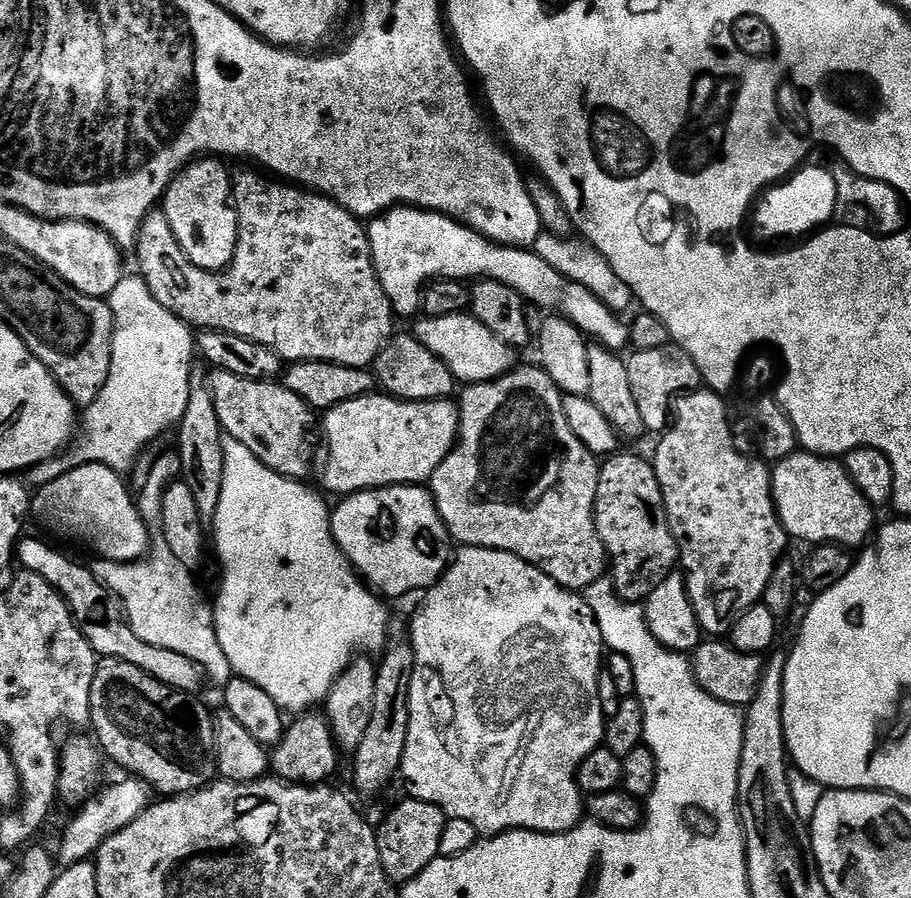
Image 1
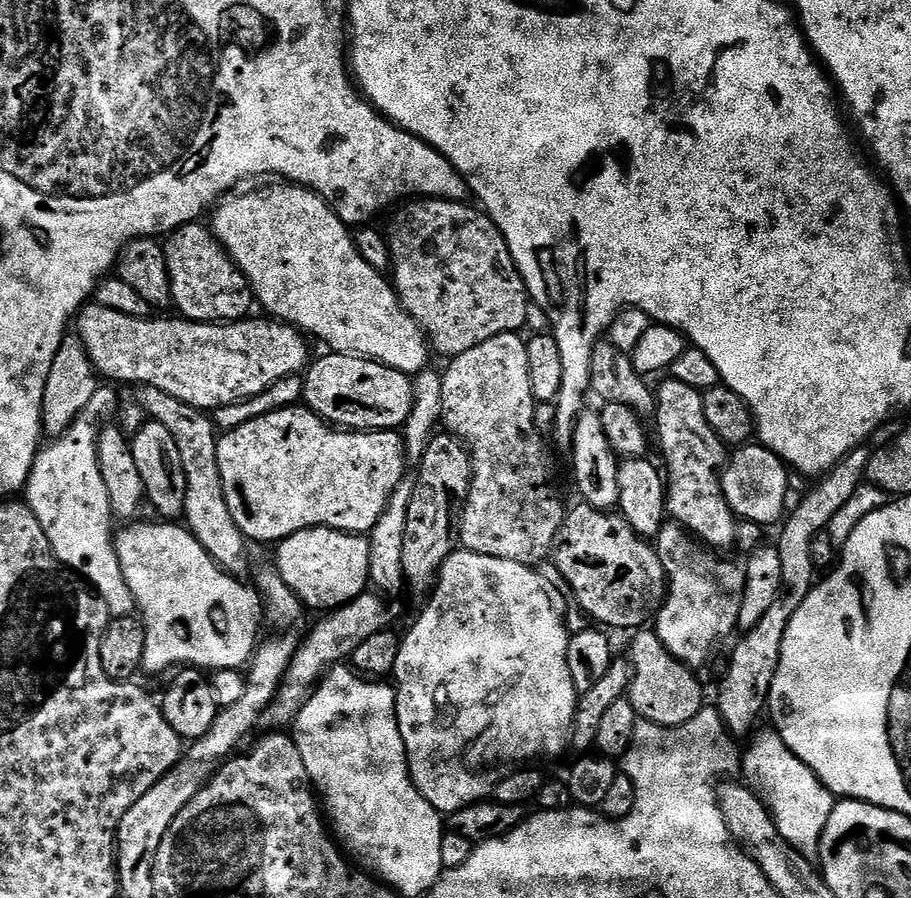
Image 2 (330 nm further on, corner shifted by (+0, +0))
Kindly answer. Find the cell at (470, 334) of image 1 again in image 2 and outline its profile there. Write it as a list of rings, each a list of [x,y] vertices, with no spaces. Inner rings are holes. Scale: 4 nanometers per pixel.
[[[272,182],[269,188],[260,188],[257,192],[244,192],[241,196],[236,195],[237,194],[229,195],[227,199],[215,209],[217,212],[213,214],[212,221],[210,221],[212,235],[220,241],[220,245],[224,248],[224,251],[228,253],[228,257],[230,257],[240,268],[240,271],[244,273],[244,276],[248,279],[248,285],[252,287],[255,303],[259,305],[259,307],[261,304],[261,306],[268,311],[265,313],[267,313],[269,317],[293,325],[299,329],[301,333],[307,334],[309,337],[317,336],[322,343],[329,344],[329,349],[331,349],[332,352],[347,352],[354,356],[365,356],[367,360],[376,360],[379,364],[385,364],[394,370],[407,372],[409,374],[425,371],[425,369],[429,367],[428,356],[430,357],[430,344],[424,333],[421,332],[420,325],[417,324],[411,314],[400,305],[400,298],[396,295],[395,287],[385,279],[382,273],[378,270],[374,270],[370,266],[370,262],[366,262],[366,258],[362,258],[362,254],[358,254],[355,239],[350,235],[349,225],[336,217],[336,211],[332,209],[319,194],[313,192],[310,188],[305,188],[291,182]]]

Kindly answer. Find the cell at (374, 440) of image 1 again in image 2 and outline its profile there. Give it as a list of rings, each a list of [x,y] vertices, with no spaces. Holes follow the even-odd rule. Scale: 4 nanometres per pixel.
[[[293,406],[291,408],[279,408],[265,416],[254,418],[234,430],[223,433],[217,439],[218,446],[218,470],[222,474],[222,490],[226,494],[226,506],[230,506],[230,514],[238,526],[238,530],[249,541],[257,540],[260,544],[272,544],[301,532],[303,528],[333,528],[339,532],[354,532],[357,534],[371,533],[372,528],[378,522],[378,518],[386,510],[394,490],[406,478],[404,464],[406,465],[406,453],[404,451],[404,438],[396,430],[341,430],[330,426],[327,420],[323,420],[318,414],[314,414],[306,406]]]

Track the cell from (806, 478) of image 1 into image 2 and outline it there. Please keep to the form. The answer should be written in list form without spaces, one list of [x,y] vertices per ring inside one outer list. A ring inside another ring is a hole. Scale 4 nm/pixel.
[[[749,442],[733,452],[736,453],[727,457],[720,477],[720,489],[732,511],[741,521],[761,526],[779,521],[785,515],[784,503],[788,500],[789,469],[784,461],[759,442]]]

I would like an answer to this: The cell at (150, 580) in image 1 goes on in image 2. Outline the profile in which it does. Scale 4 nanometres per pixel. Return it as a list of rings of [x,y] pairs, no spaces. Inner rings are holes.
[[[113,385],[97,387],[87,406],[86,414],[75,420],[63,435],[55,437],[37,453],[31,476],[25,484],[24,500],[39,525],[42,526],[52,552],[68,567],[87,578],[97,590],[109,615],[116,619],[135,611],[135,600],[117,558],[112,524],[112,507],[107,497],[106,484],[98,466],[98,424],[92,415],[100,418],[119,413],[120,401]]]

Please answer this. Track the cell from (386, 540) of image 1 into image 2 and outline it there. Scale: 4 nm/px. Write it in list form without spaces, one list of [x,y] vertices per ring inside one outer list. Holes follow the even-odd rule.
[[[303,528],[301,532],[296,532],[293,536],[287,536],[286,539],[279,541],[276,550],[274,566],[305,609],[317,608],[317,613],[327,614],[333,608],[351,604],[354,598],[363,596],[369,587],[370,546],[363,535],[339,532],[333,528]]]

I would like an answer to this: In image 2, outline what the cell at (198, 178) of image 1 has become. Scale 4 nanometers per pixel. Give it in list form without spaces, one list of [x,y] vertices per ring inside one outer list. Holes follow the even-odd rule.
[[[193,222],[184,224],[163,241],[164,257],[168,263],[168,277],[172,283],[172,304],[179,315],[185,320],[197,322],[235,322],[245,319],[248,312],[254,308],[252,287],[240,268],[228,257],[228,253],[220,245],[220,241],[212,235],[211,227],[203,223]]]

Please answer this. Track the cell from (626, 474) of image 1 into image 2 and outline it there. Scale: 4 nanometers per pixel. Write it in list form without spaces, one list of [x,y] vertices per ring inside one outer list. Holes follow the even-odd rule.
[[[583,502],[567,513],[560,527],[558,547],[554,552],[554,562],[562,574],[565,585],[572,587],[572,596],[585,617],[593,616],[595,623],[612,628],[632,628],[640,630],[653,619],[666,595],[666,573],[660,553],[645,537],[640,536],[628,525],[623,515],[603,508],[591,508]]]

